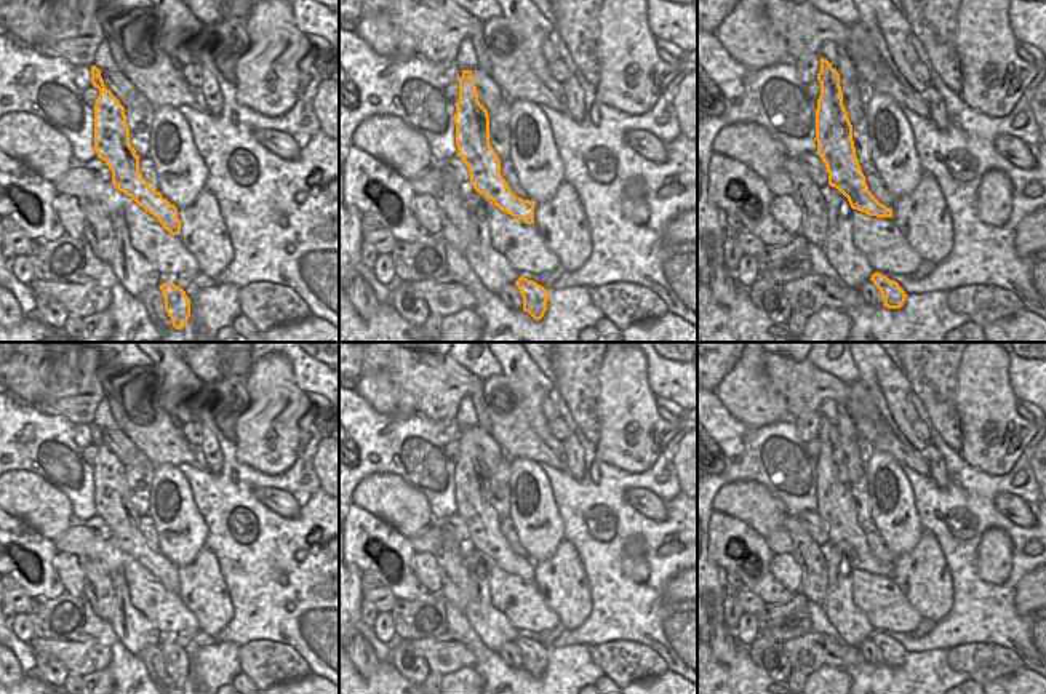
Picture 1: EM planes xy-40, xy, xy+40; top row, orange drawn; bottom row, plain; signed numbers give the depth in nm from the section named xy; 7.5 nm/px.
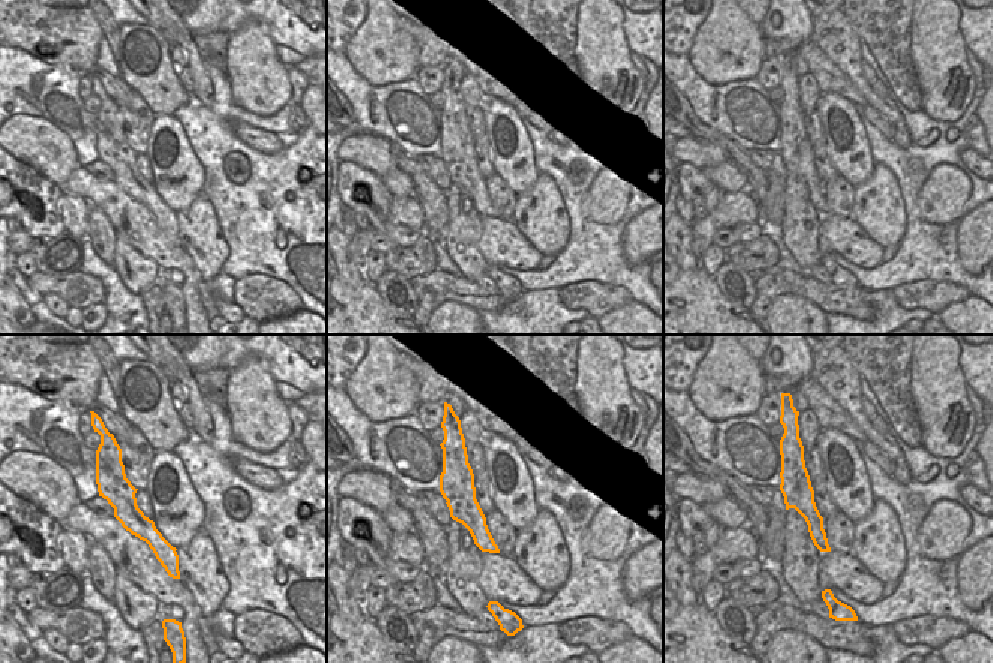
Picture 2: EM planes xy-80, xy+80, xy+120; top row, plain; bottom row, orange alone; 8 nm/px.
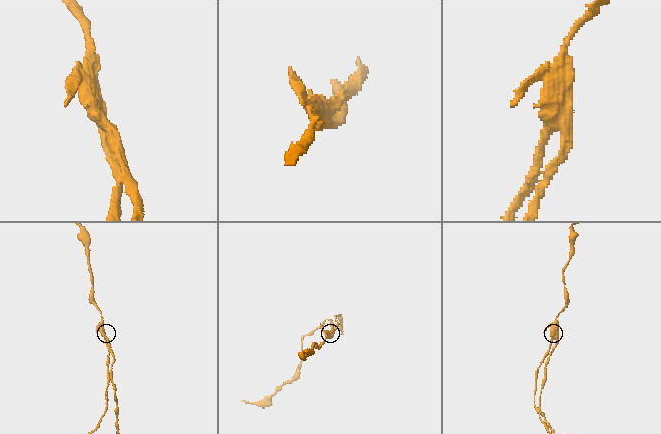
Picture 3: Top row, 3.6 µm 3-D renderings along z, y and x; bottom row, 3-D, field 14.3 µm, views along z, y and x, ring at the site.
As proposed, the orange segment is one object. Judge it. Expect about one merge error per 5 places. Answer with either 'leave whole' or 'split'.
split

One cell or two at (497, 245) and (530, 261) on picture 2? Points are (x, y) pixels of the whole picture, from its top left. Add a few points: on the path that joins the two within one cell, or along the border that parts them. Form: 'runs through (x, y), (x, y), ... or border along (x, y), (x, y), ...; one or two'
runs through (504, 245), (522, 255); one

